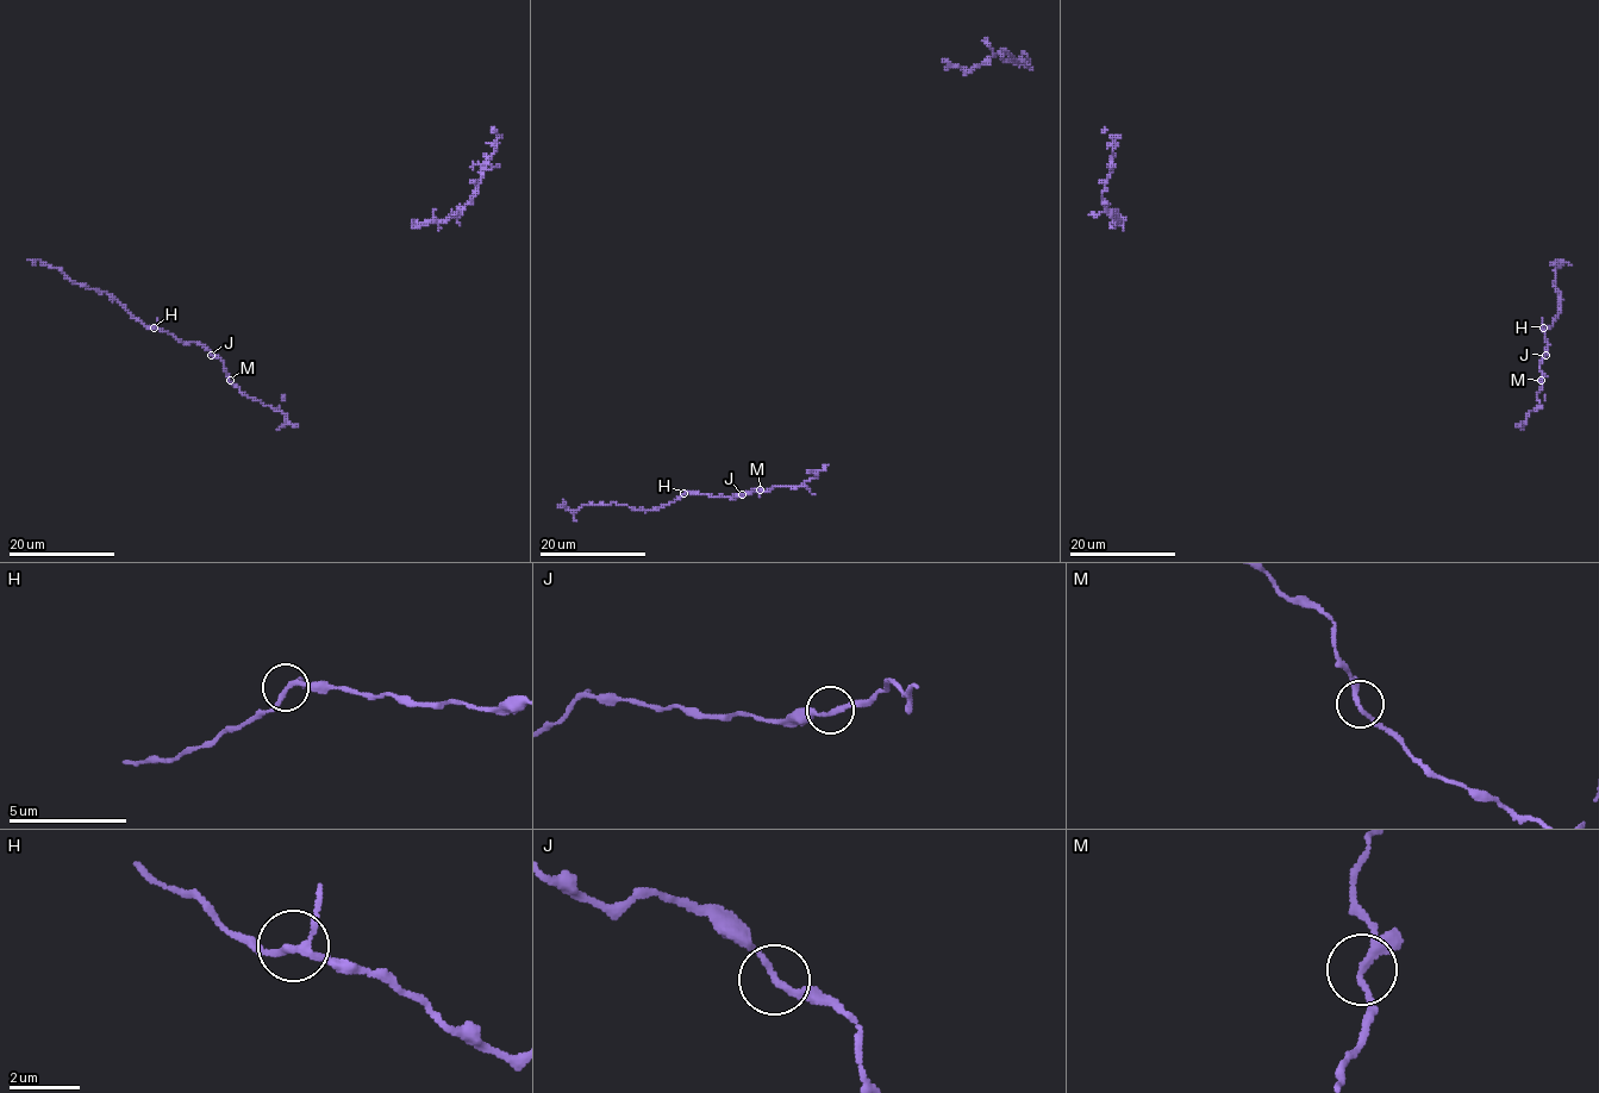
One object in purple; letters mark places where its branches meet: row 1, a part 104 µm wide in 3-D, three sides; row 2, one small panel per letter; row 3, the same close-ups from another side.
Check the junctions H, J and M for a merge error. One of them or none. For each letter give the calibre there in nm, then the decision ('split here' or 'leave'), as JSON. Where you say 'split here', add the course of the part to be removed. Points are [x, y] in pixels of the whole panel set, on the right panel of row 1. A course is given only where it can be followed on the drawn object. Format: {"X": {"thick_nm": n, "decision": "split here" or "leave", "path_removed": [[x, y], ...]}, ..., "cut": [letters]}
{"H": {"thick_nm": 180, "decision": "split here", "path_removed": [[1543, 326], [1548, 328], [1556, 318], [1561, 298], [1554, 286], [1555, 268], [1561, 262], [1550, 264]]}, "J": {"thick_nm": 180, "decision": "leave"}, "M": {"thick_nm": 170, "decision": "leave"}, "cut": ["H"]}

